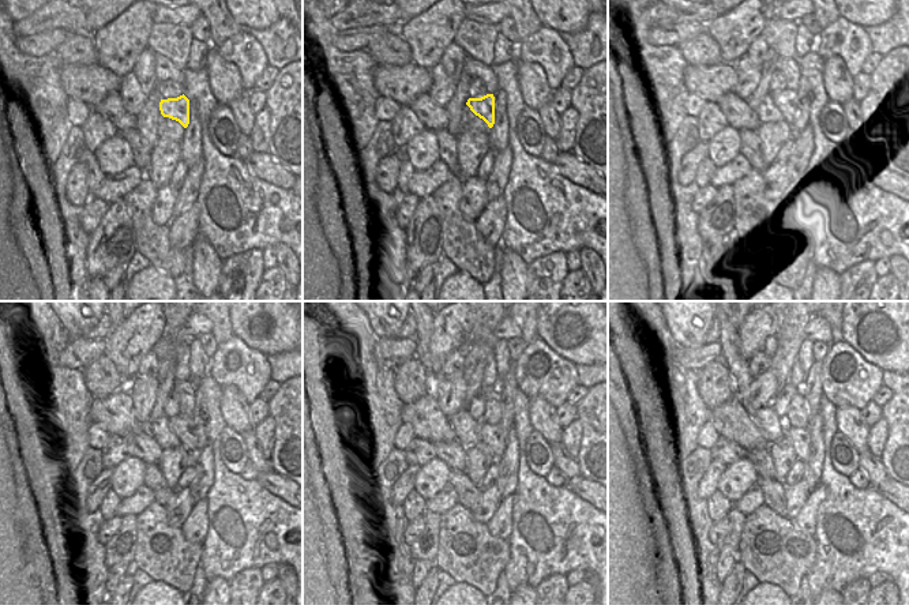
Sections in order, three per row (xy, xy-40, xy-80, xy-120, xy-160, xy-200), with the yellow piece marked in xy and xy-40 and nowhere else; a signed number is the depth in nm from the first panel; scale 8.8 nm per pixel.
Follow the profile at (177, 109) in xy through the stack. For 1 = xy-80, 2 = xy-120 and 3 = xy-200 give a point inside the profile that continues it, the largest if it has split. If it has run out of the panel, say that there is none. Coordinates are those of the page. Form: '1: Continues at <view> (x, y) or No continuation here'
1: Continues at xy-80 (795, 111)
2: Continues at xy-120 (191, 431)
3: Continues at xy-200 (799, 438)

